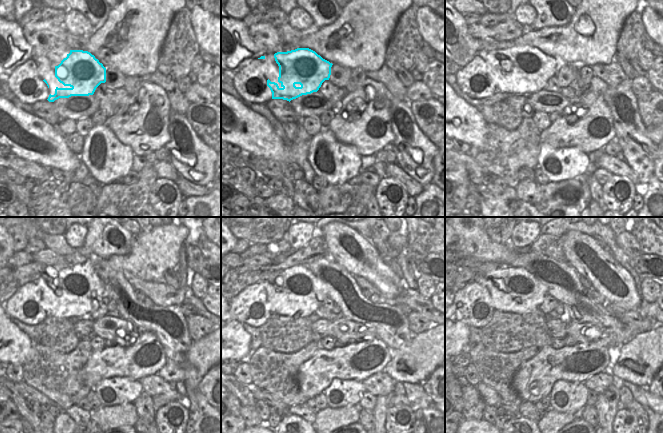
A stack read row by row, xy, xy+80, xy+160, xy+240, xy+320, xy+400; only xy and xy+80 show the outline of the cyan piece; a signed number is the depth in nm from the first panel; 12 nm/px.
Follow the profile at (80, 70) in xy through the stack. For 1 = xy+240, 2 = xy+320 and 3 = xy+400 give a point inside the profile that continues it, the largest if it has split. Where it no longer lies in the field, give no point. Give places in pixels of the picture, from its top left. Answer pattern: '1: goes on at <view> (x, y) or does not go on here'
1: goes on at xy+240 (76, 290)
2: goes on at xy+320 (296, 291)
3: goes on at xy+400 (511, 289)

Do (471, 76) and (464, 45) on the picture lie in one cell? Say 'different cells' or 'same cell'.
different cells

